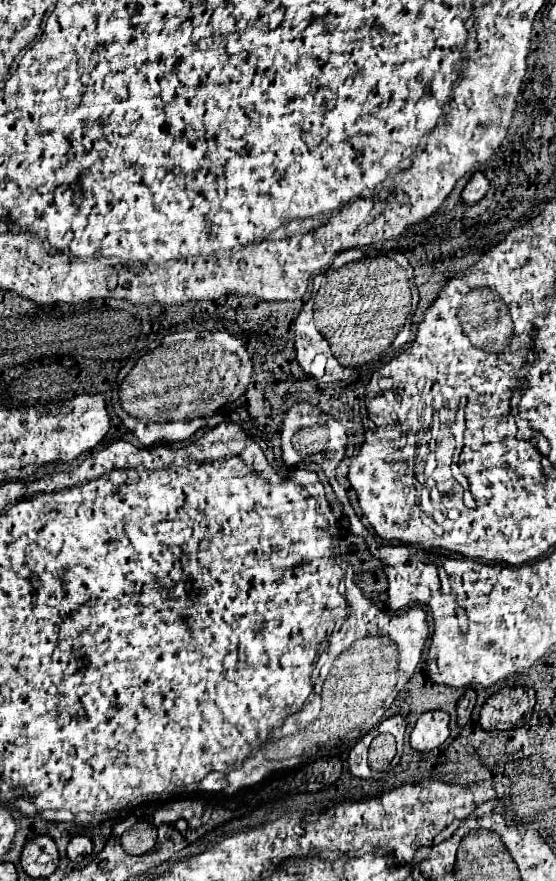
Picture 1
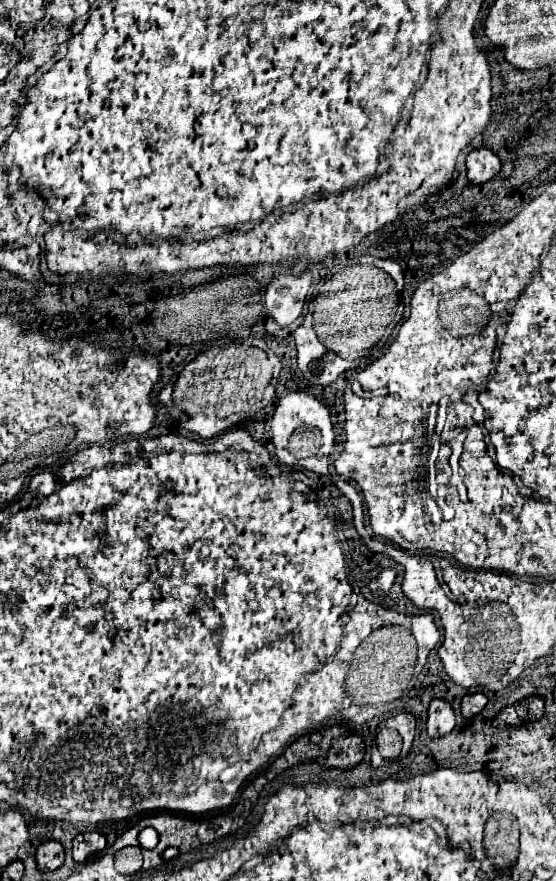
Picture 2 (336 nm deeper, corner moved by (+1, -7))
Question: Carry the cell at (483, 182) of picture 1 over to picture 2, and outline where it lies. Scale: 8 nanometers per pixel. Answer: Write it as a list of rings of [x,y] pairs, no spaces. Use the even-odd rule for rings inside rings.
[[[482,145],[468,153],[466,167],[468,167],[468,179],[474,185],[482,185],[500,171],[500,159],[494,151],[490,151],[488,147]]]

